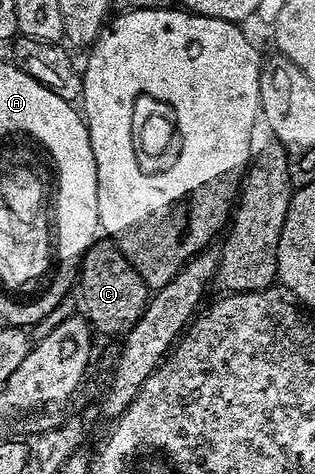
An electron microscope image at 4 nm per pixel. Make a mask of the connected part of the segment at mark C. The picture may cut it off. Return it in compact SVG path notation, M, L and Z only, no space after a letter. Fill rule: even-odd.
M98 238L86 249L79 272L79 311L98 336L124 336L145 312L151 298L151 288L127 261L127 257L108 238Z

